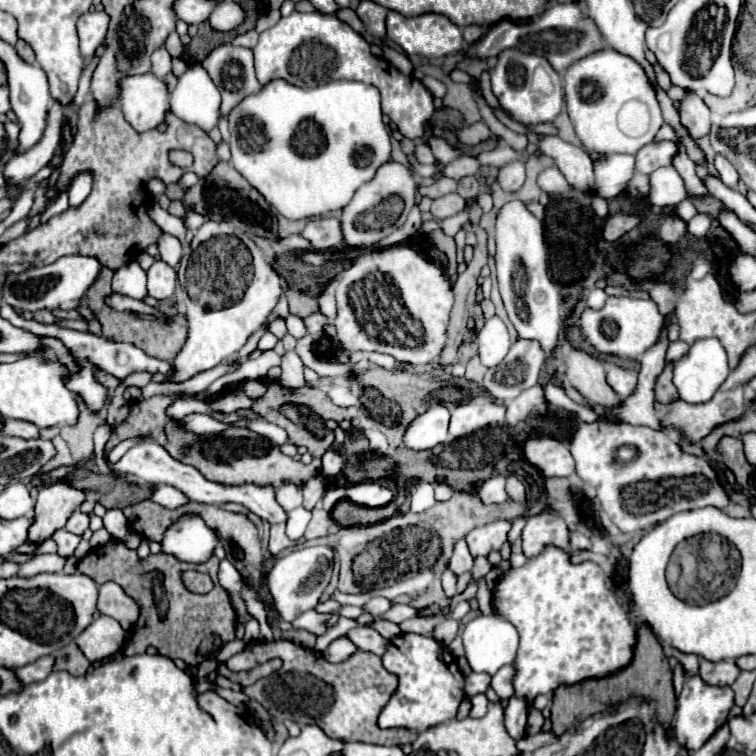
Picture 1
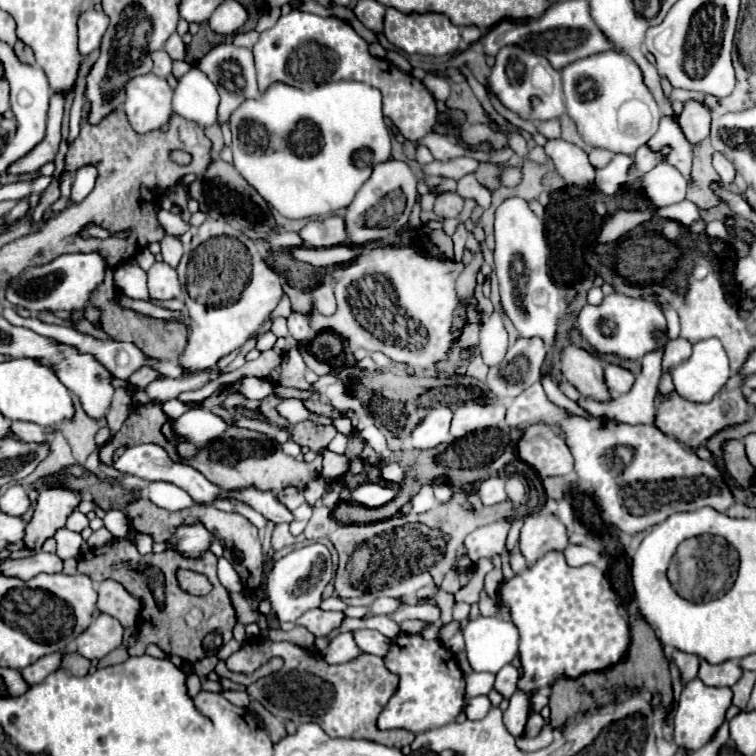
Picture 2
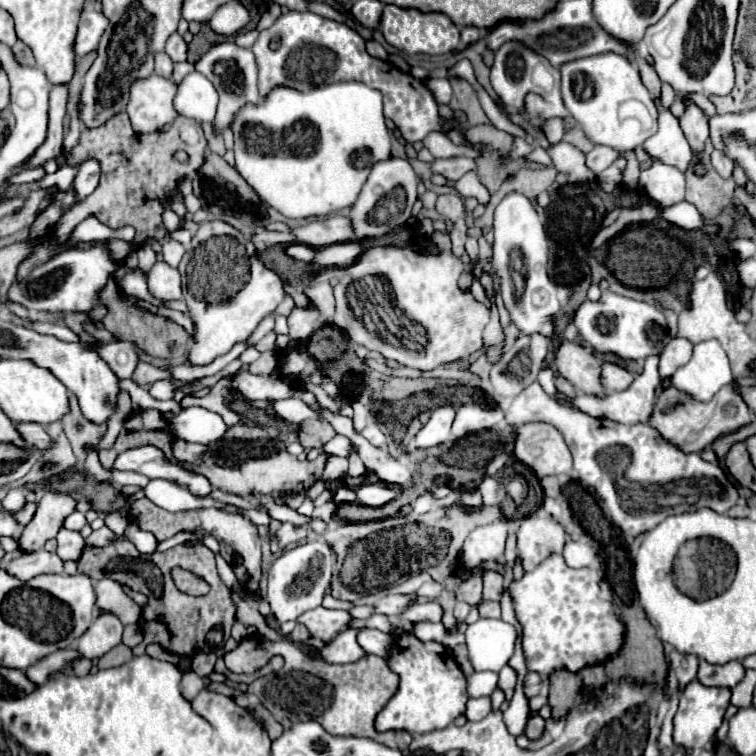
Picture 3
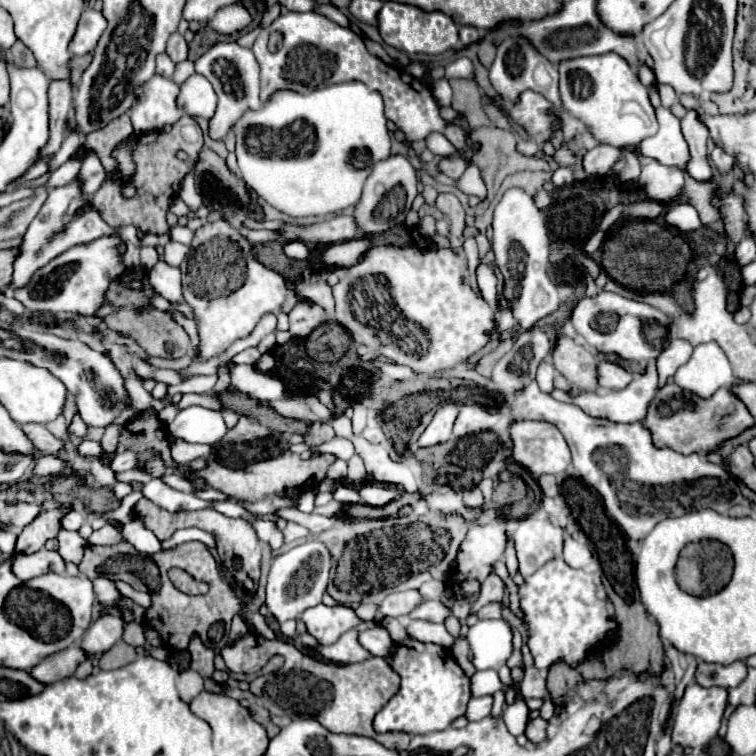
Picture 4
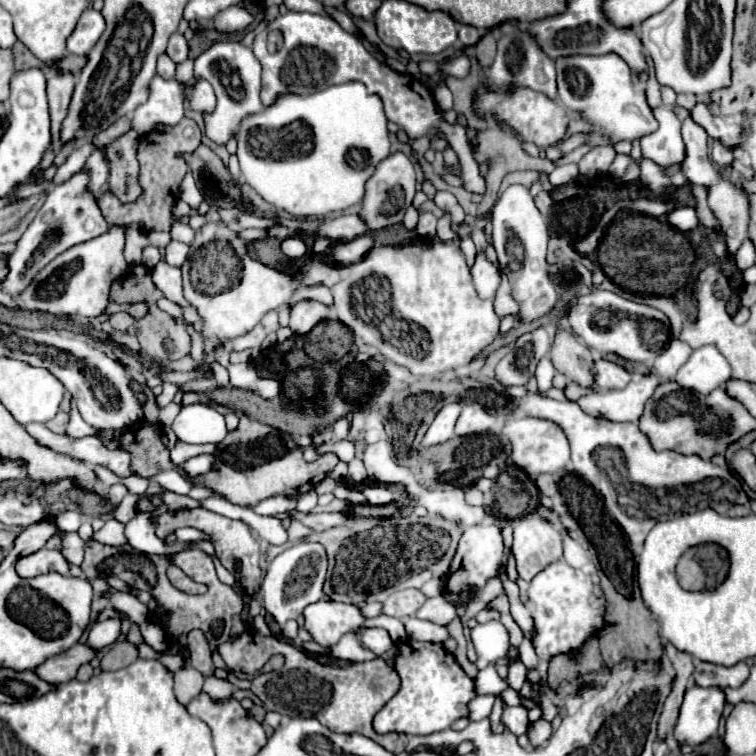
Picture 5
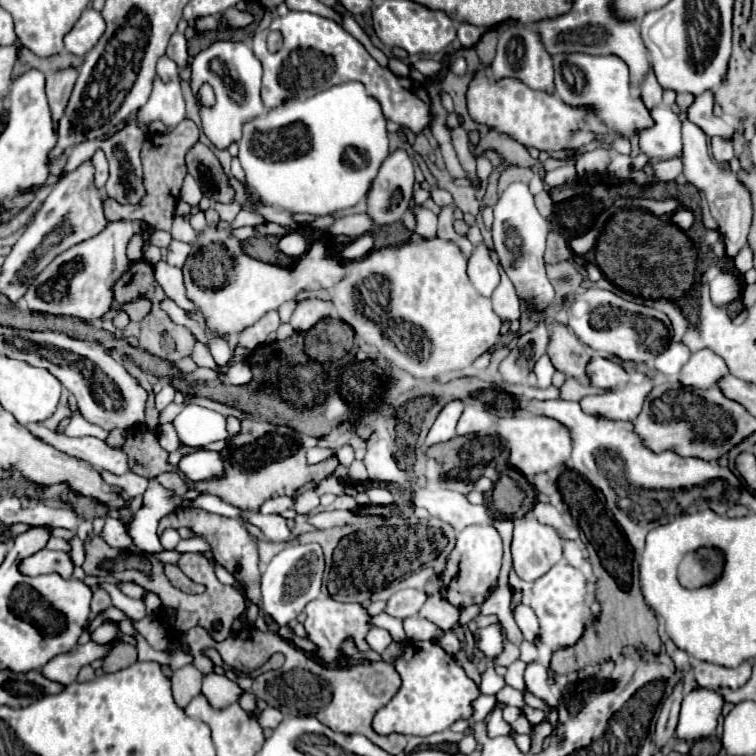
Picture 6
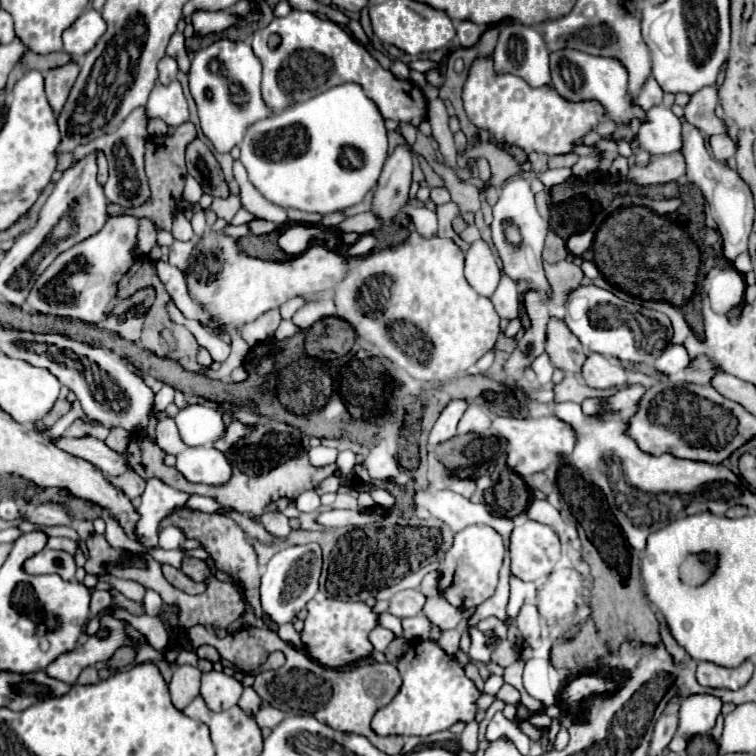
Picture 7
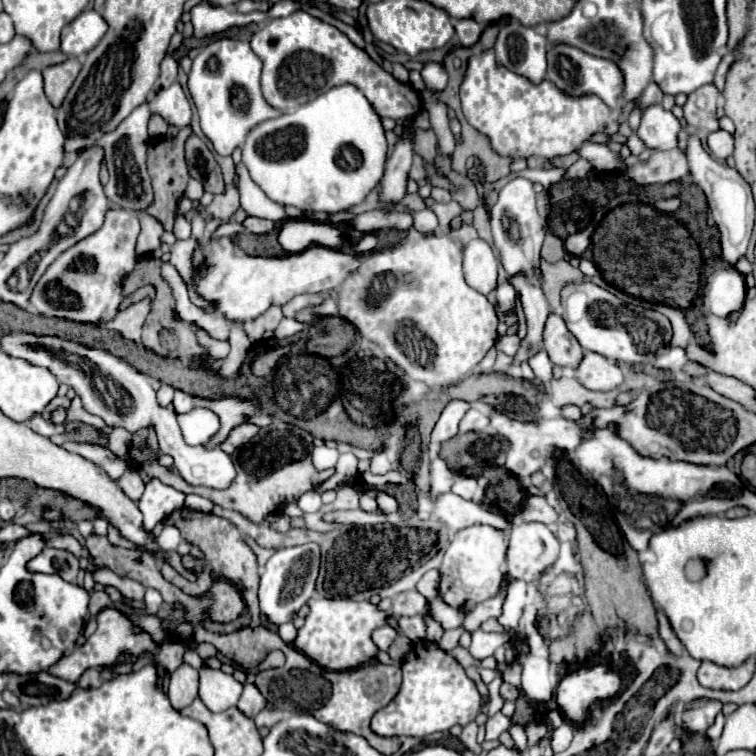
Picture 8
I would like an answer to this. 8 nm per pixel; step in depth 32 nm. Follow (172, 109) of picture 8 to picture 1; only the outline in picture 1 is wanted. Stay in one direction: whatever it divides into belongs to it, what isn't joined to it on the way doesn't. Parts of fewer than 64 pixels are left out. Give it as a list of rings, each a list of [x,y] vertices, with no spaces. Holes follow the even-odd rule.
[[[150,72],[124,76],[118,80],[118,88],[118,104],[124,112],[124,118],[134,130],[146,132],[164,122],[166,110],[170,110],[170,94],[160,78],[152,76]]]

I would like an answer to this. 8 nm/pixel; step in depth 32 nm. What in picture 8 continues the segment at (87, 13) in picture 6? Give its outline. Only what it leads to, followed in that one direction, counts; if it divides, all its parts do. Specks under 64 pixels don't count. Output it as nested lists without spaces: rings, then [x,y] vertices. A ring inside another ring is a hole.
[[[94,8],[84,10],[72,24],[68,24],[68,28],[64,28],[60,50],[70,58],[82,58],[100,42],[104,32],[104,18]]]

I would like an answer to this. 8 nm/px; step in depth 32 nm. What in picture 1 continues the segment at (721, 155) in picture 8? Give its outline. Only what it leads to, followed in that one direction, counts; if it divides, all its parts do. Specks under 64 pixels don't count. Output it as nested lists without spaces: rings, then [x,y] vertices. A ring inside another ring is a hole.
[[[716,156],[716,160],[714,160],[714,166],[716,166],[716,170],[718,170],[718,174],[720,174],[720,180],[728,186],[728,188],[736,188],[738,186],[738,180],[740,180],[740,176],[738,176],[738,172],[736,172],[736,168],[724,158],[724,156]]]

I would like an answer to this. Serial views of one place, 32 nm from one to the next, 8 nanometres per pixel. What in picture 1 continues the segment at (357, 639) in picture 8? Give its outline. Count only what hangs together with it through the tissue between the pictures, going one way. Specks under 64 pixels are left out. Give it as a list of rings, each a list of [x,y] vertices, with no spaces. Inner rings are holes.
[[[308,610],[304,614],[300,614],[294,622],[292,622],[292,628],[294,630],[308,630],[316,636],[324,634],[330,626],[334,626],[338,620],[338,614],[318,614],[314,610]]]

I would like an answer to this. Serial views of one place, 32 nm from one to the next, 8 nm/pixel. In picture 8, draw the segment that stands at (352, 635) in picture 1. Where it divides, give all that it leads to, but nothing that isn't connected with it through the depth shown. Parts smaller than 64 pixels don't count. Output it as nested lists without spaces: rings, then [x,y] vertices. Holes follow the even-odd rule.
[[[382,626],[382,628],[376,628],[376,630],[372,632],[372,642],[378,646],[378,650],[388,650],[396,636],[398,636],[398,632],[396,632],[394,628]]]

